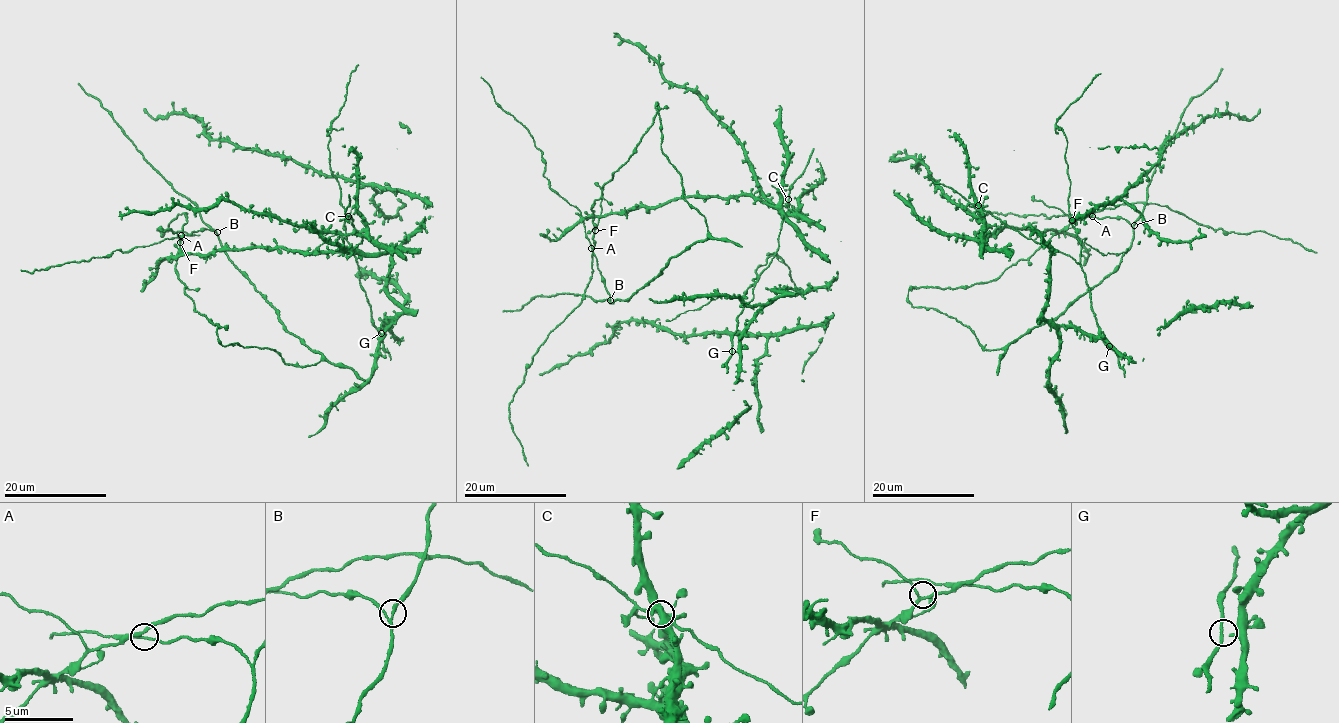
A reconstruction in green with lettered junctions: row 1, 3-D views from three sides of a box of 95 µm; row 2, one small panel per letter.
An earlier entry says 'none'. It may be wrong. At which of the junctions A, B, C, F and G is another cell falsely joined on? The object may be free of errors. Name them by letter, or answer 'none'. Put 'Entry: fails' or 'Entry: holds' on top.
Entry: holds
none

